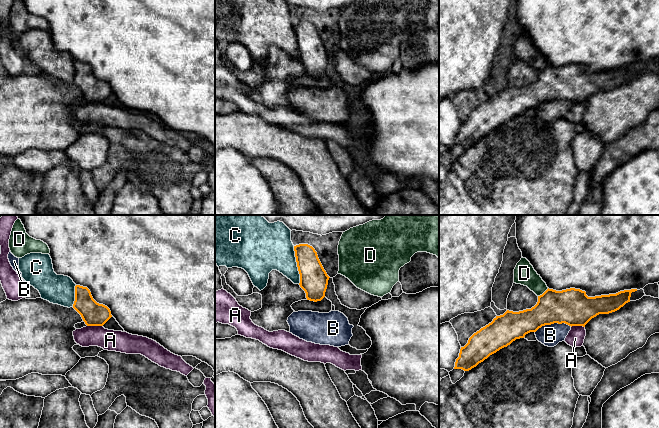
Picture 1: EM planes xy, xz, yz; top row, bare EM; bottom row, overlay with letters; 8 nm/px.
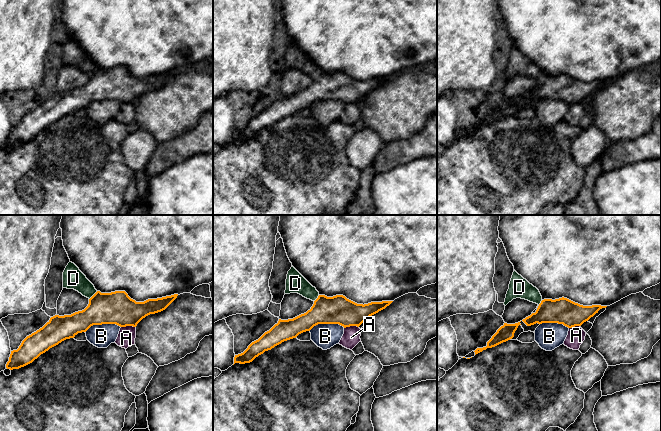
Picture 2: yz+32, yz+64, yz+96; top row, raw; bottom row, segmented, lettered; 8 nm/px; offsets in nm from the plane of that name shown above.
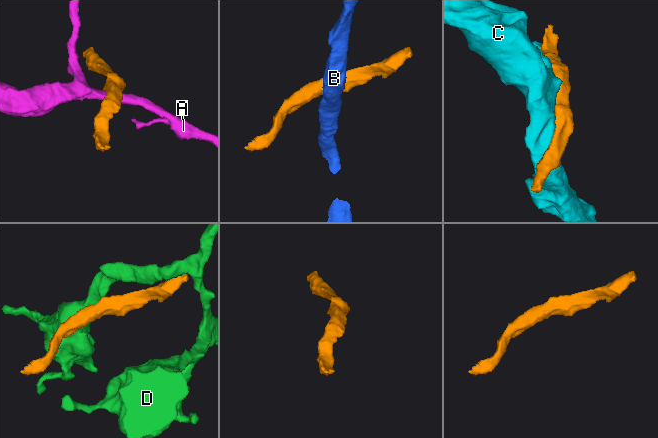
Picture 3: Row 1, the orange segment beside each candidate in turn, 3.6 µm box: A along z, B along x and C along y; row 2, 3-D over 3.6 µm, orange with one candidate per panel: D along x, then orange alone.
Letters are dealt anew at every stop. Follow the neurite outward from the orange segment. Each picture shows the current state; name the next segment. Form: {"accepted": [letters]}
{"accepted": []}

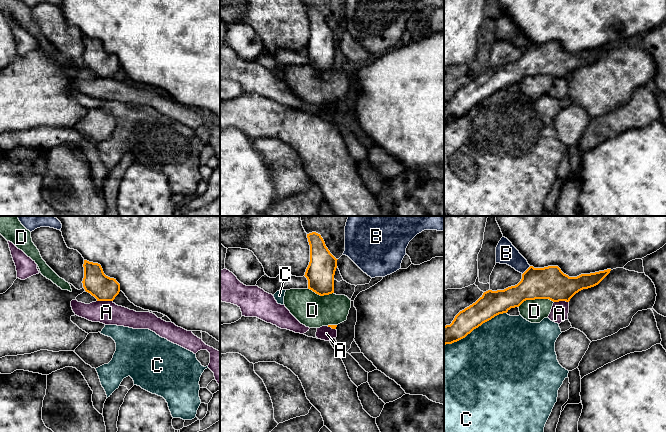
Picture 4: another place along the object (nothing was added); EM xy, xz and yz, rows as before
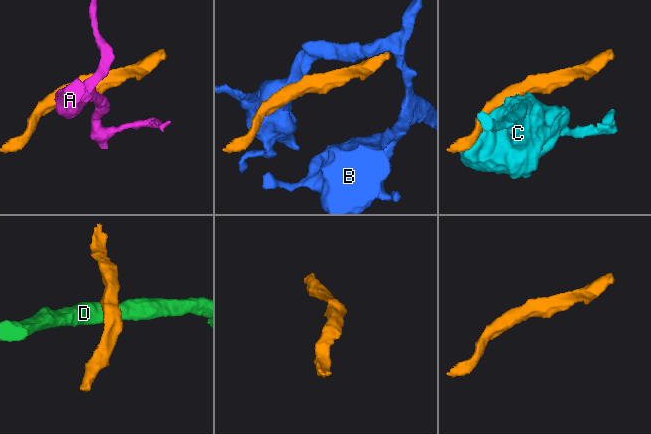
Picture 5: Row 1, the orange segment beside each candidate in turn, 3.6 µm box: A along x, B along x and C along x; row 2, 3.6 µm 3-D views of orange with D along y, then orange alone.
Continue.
{"accepted": []}

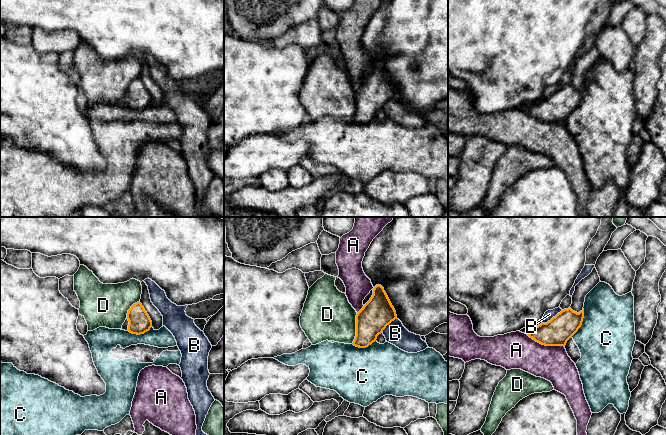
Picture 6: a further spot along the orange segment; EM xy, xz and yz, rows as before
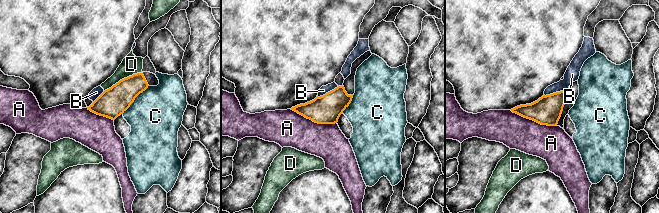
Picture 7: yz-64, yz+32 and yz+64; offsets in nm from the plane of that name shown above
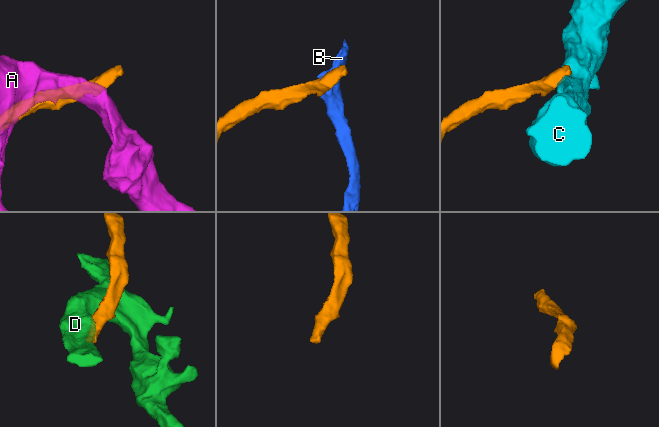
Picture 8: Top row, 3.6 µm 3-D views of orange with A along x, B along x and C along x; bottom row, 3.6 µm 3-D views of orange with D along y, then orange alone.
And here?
{"accepted": []}

